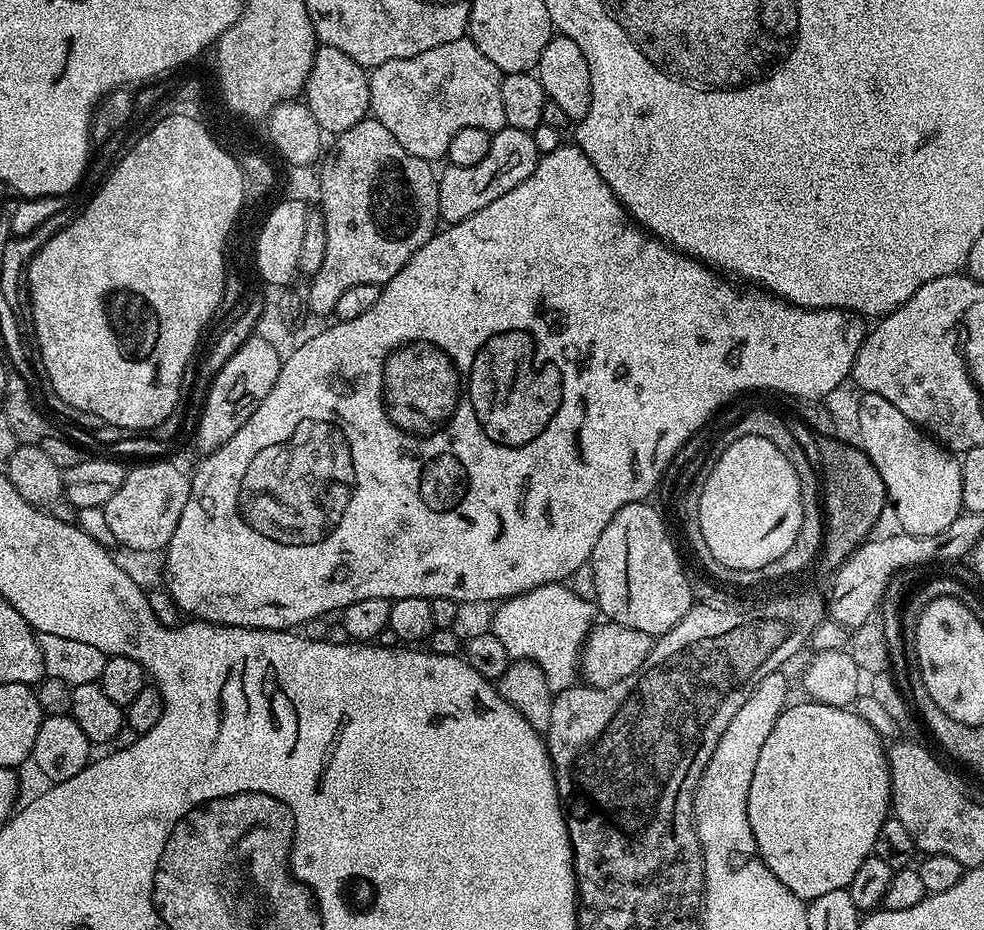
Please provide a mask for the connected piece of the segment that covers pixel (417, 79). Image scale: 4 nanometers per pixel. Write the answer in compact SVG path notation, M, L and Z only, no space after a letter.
M470 39L442 42L442 46L434 46L434 50L426 50L426 54L414 54L414 58L394 58L390 62L382 62L382 66L371 69L368 77L370 86L370 112L375 120L382 122L394 138L410 154L429 162L447 157L450 138L458 134L458 130L466 130L466 126L478 126L478 130L501 132L506 127L506 113L502 111L502 90L500 81L502 73L478 46Z

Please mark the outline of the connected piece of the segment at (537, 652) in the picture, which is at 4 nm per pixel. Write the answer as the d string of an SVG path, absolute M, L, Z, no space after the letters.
M567 583L547 584L525 592L523 596L510 596L499 605L496 617L492 620L492 635L506 646L512 660L533 660L546 674L546 682L552 687L553 693L563 688L573 687L577 683L580 670L580 654L584 650L584 640L594 627L598 616L593 601L580 598Z

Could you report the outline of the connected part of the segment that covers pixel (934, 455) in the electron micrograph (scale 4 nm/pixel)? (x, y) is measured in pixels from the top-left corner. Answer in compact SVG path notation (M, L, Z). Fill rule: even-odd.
M865 392L858 409L857 439L861 449L879 470L887 497L907 535L938 534L963 511L961 459L931 435L910 422L902 410L878 394Z

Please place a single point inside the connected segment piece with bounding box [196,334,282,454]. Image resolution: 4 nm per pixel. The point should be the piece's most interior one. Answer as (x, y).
(237, 390)

